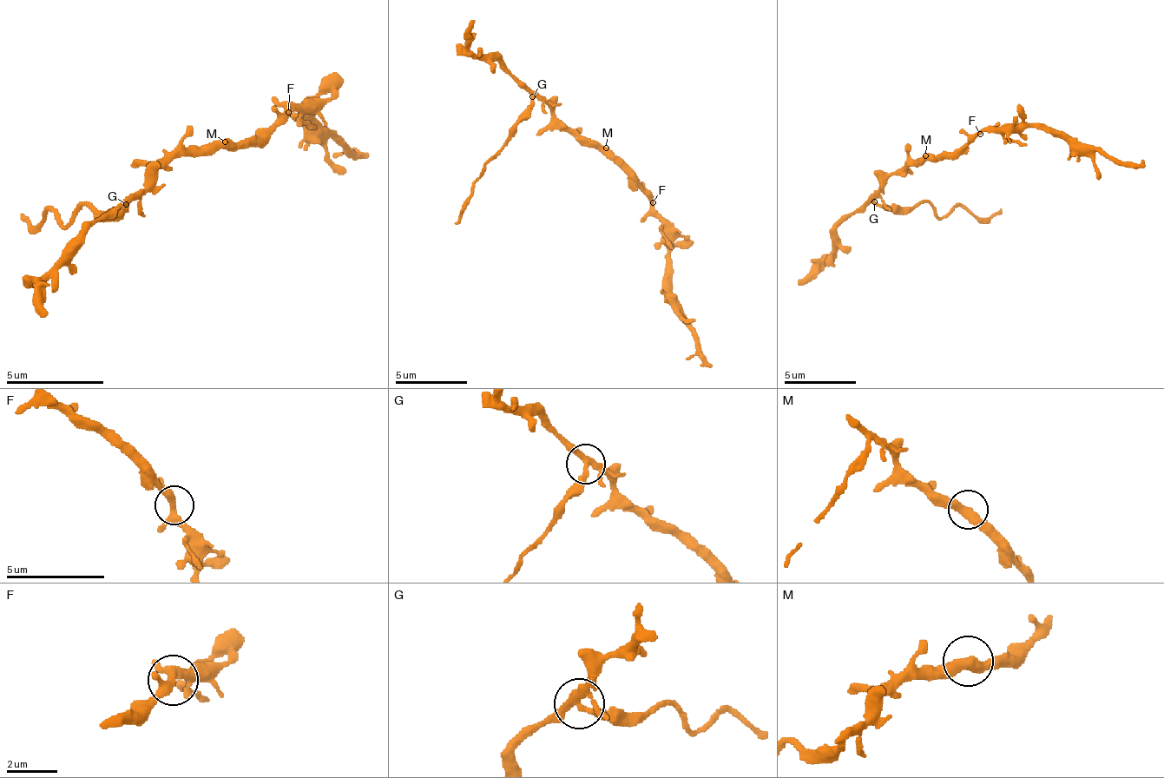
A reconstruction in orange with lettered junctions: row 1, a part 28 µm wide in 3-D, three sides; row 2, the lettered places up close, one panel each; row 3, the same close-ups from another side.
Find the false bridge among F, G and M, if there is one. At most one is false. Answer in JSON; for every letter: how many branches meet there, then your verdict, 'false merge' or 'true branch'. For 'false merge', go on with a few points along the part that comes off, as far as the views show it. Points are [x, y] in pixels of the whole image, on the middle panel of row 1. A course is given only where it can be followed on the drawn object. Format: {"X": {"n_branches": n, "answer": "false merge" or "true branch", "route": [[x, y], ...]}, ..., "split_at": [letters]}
{"F": {"n_branches": 4, "answer": "true branch"}, "G": {"n_branches": 4, "answer": "false merge", "route": [[533, 97], [529, 112], [486, 162], [464, 199], [464, 213], [454, 224]]}, "M": {"n_branches": 2, "answer": "true branch"}, "split_at": ["G"]}

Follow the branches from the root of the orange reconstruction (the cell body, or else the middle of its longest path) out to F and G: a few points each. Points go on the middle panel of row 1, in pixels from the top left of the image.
F: (601, 155), (606, 155), (653, 202)
G: (601, 155), (595, 148), (588, 148), (544, 101), (536, 101), (533, 97)

